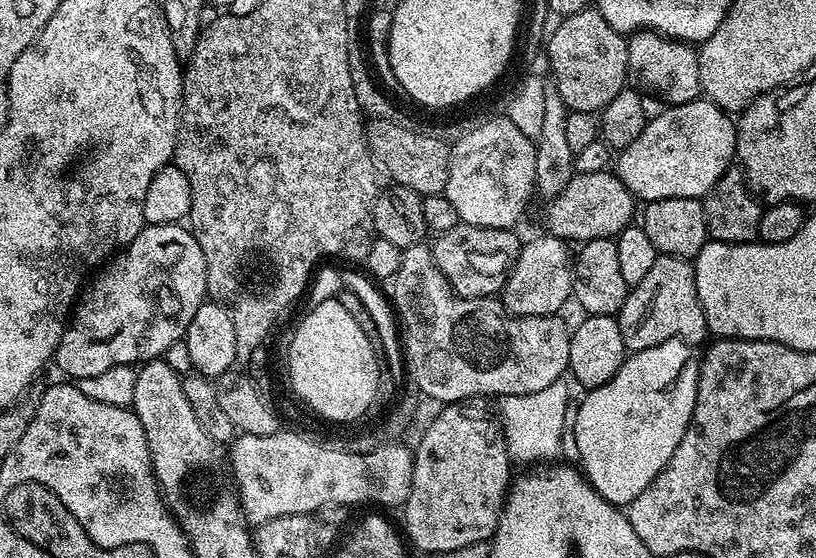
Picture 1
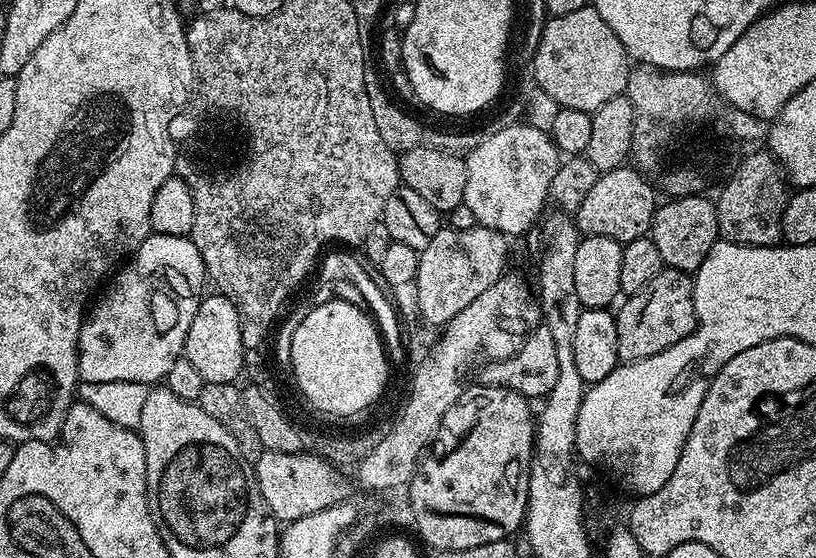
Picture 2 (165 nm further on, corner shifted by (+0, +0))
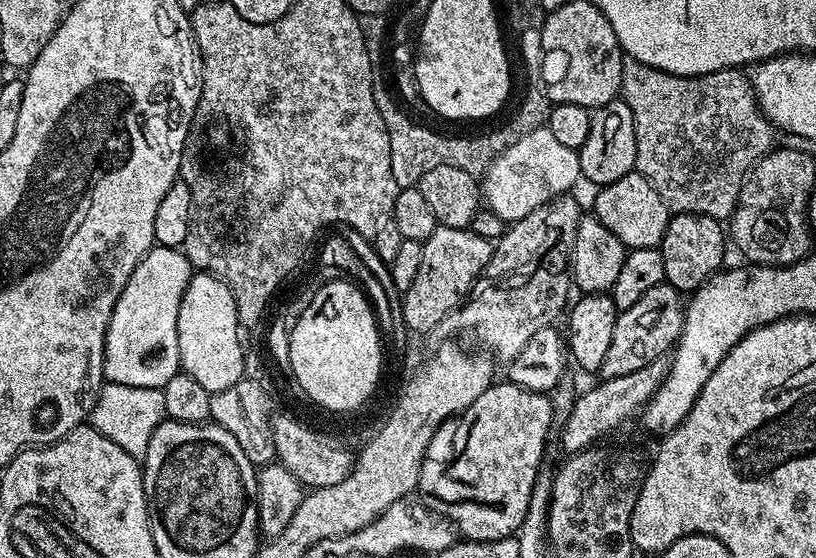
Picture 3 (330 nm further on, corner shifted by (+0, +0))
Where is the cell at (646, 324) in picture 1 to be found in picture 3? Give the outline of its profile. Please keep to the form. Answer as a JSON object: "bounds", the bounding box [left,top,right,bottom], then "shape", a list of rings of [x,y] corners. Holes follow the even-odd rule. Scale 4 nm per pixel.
{"bounds":[599,282,685,380],"shape":[[[667,282],[654,286],[654,290],[649,290],[647,294],[642,294],[642,298],[634,302],[634,306],[623,309],[617,315],[614,322],[614,342],[610,342],[610,350],[606,350],[606,358],[602,362],[599,375],[603,379],[613,380],[619,376],[634,374],[634,370],[642,370],[642,366],[650,366],[650,362],[671,353],[684,330],[685,311],[682,293]]]}

